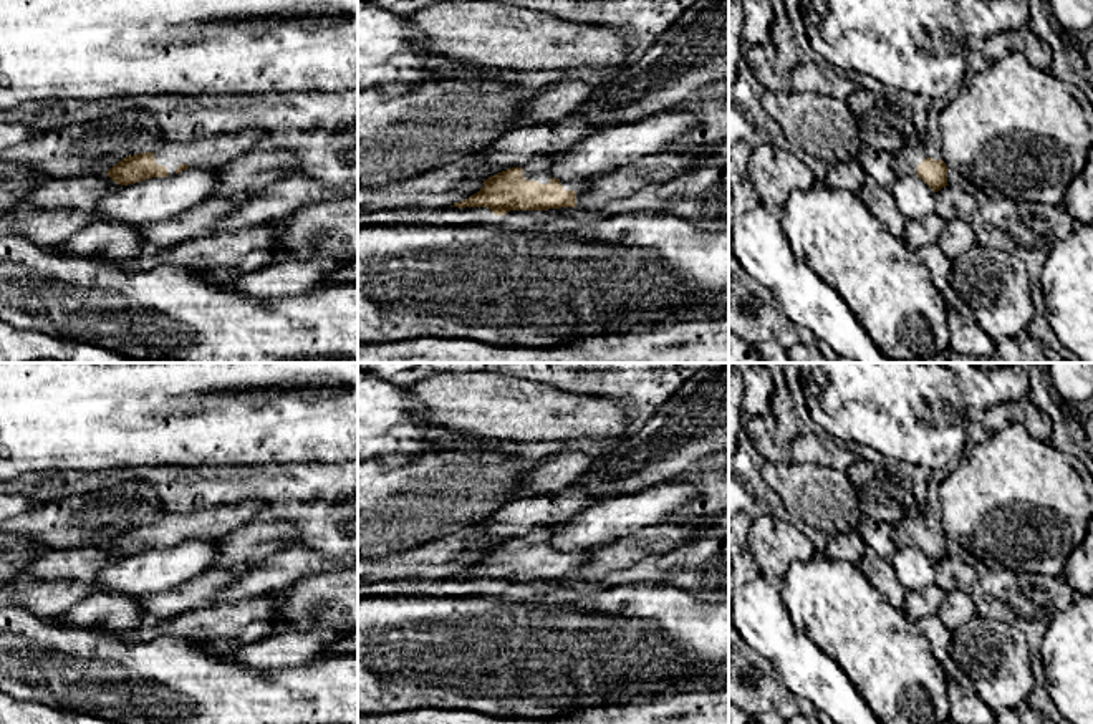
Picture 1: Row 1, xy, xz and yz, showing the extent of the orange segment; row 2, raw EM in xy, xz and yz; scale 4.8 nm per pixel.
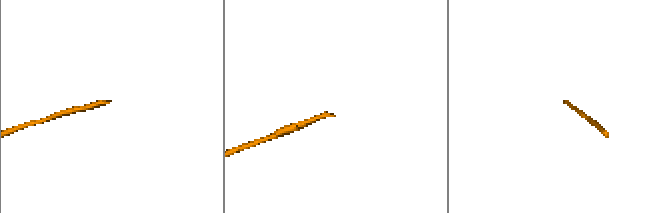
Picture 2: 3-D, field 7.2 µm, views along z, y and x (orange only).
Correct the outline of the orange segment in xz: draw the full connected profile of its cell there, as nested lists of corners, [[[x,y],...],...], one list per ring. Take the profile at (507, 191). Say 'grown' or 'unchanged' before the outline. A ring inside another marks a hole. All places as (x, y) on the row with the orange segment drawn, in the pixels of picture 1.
grown | [[[553,156],[533,157],[522,167],[502,171],[484,187],[452,207],[489,207],[495,215],[510,210],[548,210],[576,207],[595,179],[560,181],[551,176]]]

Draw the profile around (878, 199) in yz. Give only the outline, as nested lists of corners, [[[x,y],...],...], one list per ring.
[[[866,179],[858,195],[871,214],[878,217],[896,239],[903,240],[908,219],[898,210],[891,191],[873,179]]]

